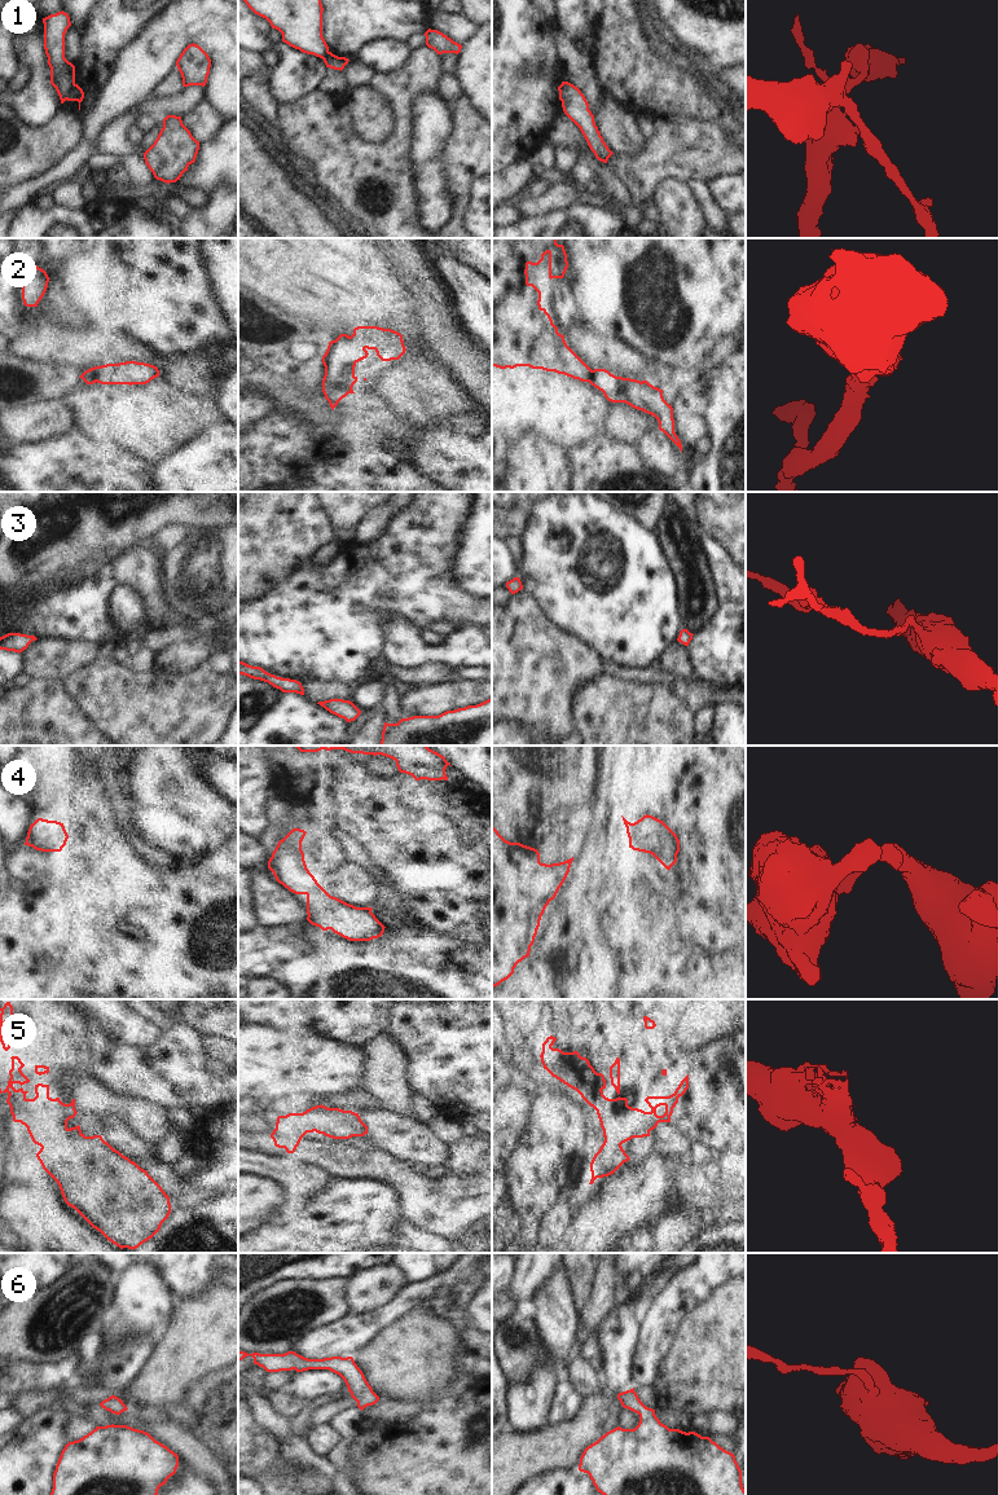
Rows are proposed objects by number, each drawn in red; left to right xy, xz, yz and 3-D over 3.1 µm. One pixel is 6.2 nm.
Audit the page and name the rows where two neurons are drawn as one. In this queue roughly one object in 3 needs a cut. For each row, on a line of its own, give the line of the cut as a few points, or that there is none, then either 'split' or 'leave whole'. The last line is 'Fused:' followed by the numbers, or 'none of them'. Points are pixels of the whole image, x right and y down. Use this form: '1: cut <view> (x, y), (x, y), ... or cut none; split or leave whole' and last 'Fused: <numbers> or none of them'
1: cut xy (75, 84), (66, 99); split
2: cut none; leave whole
3: cut none; leave whole
4: cut none; leave whole
5: cut none; leave whole
6: cut none; leave whole
Fused: 1

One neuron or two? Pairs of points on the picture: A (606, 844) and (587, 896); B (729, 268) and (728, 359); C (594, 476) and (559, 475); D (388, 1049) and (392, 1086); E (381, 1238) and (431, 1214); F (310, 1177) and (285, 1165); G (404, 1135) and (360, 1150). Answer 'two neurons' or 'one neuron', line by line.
A: one neuron
B: two neurons
C: two neurons
D: one neuron
E: two neurons
F: one neuron
G: two neurons

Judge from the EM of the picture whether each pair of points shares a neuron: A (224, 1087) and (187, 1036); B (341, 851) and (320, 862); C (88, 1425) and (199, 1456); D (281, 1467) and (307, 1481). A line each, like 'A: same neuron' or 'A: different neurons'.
A: same neuron
B: same neuron
C: different neurons
D: same neuron

